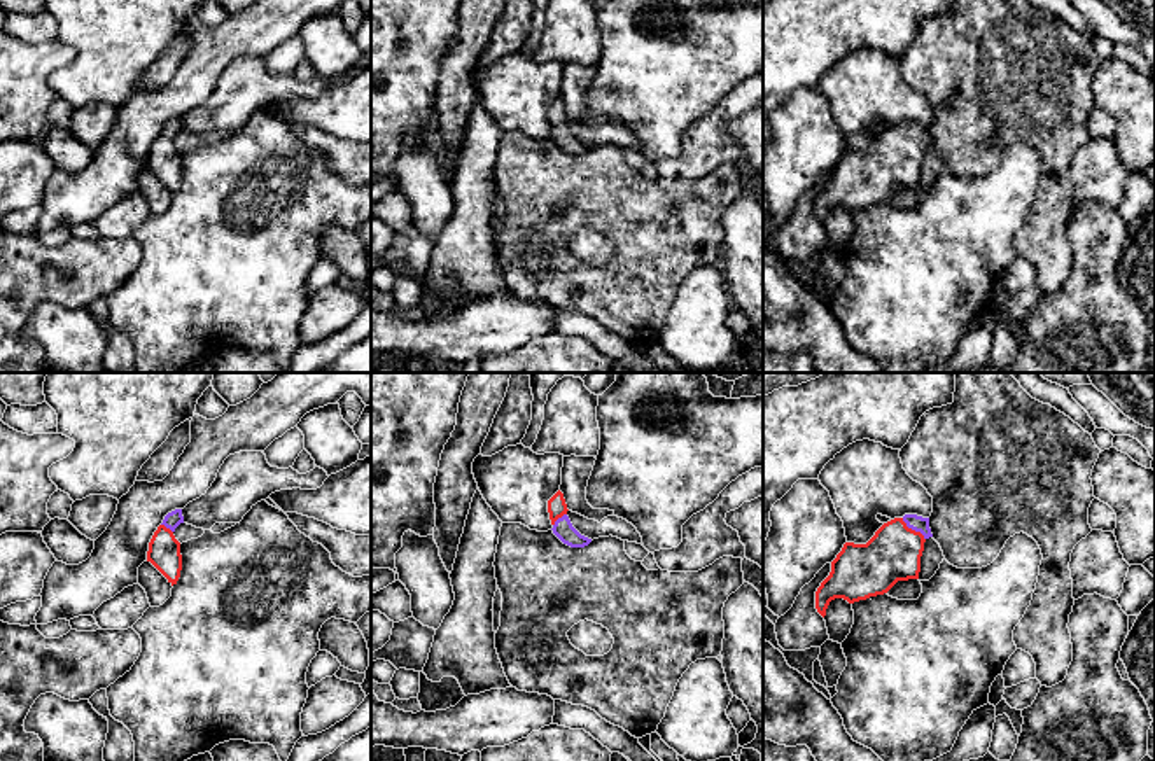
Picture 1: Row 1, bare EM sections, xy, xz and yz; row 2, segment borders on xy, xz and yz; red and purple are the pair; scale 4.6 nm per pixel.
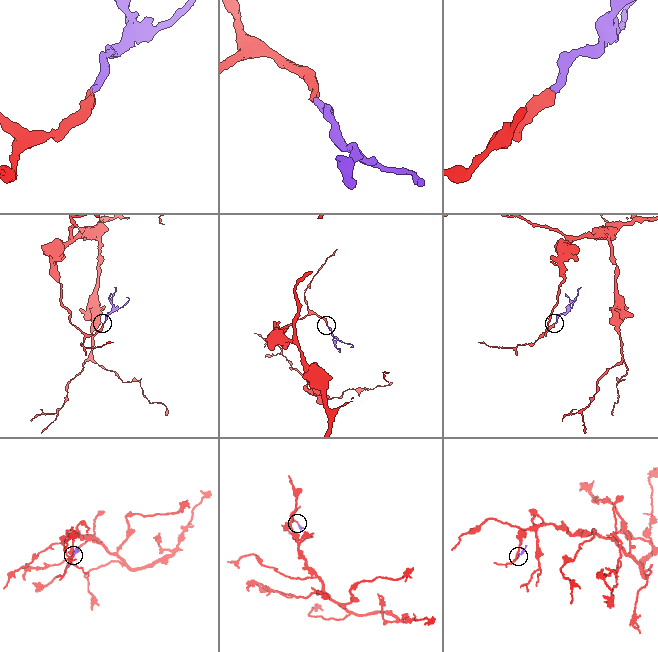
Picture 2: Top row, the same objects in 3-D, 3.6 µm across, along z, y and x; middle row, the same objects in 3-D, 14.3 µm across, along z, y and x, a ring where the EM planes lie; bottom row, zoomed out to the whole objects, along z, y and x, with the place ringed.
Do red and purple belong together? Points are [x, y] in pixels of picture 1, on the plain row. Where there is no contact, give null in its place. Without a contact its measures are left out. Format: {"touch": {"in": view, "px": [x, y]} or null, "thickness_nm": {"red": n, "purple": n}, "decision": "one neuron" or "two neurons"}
{"touch": {"in": "yz", "px": [914, 139]}, "thickness_nm": {"red": 240, "purple": 70}, "decision": "one neuron"}

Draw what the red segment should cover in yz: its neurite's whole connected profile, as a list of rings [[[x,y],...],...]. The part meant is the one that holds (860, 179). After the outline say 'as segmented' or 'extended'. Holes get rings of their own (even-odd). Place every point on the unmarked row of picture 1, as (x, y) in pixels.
[[[905,122],[884,131],[866,152],[845,150],[816,199],[817,220],[824,226],[835,206],[854,212],[887,201],[898,189],[919,187],[929,145],[929,126]]]; extended

